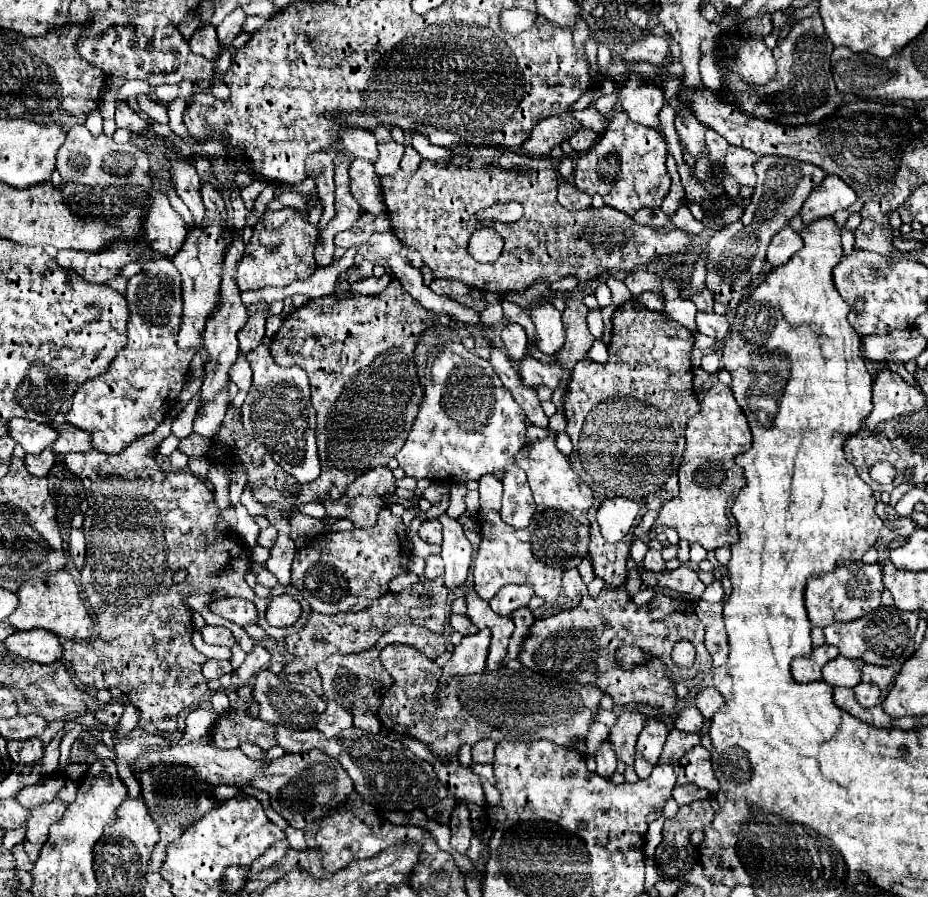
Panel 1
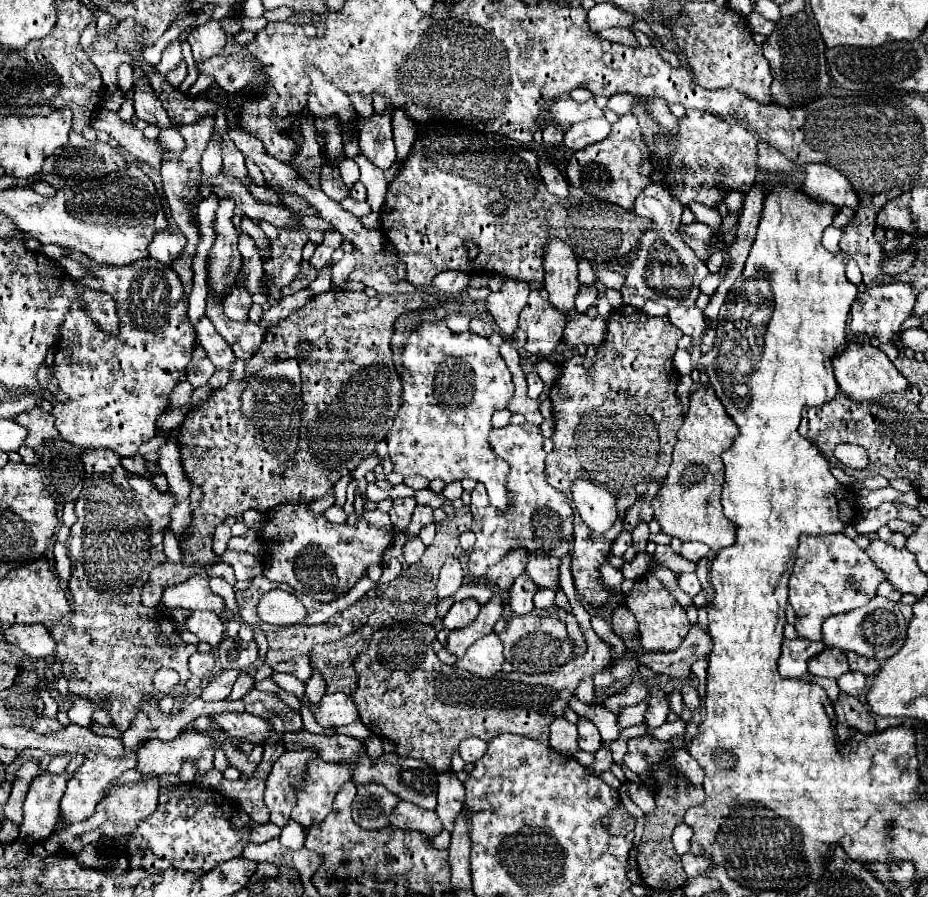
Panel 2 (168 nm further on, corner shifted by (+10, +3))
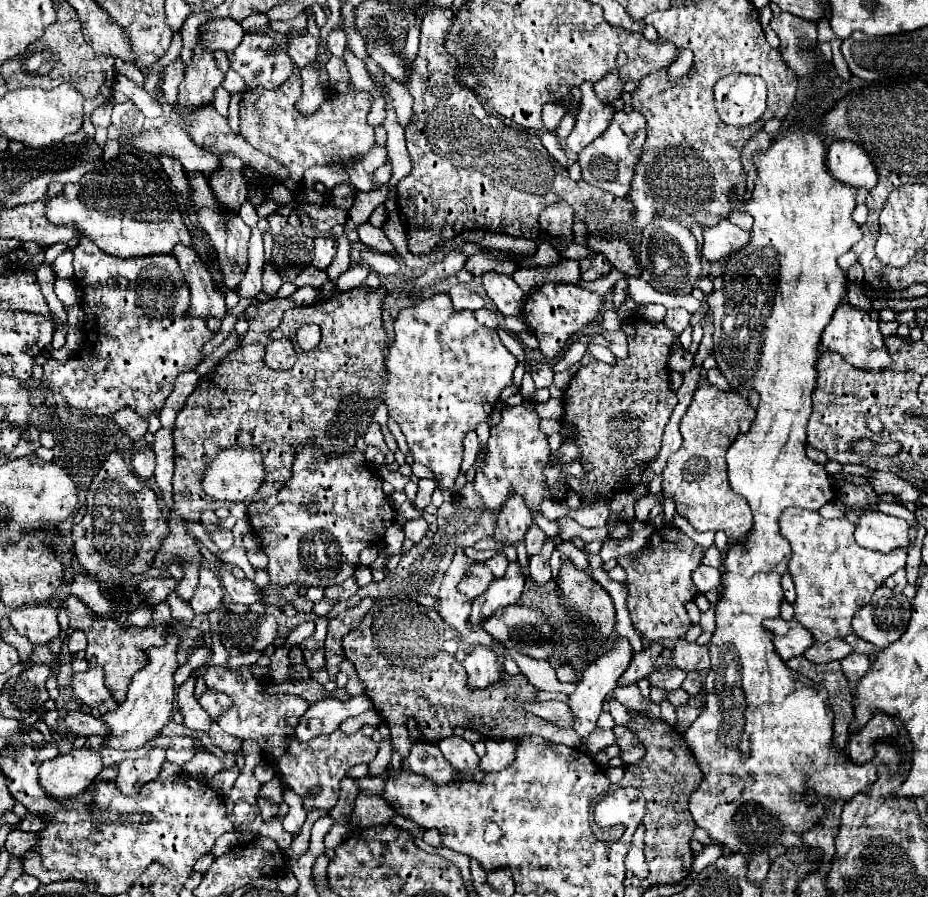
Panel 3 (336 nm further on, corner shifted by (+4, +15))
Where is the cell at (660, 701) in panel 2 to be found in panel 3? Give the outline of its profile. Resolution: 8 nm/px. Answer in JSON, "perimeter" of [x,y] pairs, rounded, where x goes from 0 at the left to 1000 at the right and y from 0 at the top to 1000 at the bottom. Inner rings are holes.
{"perimeter":[[[722,745],[722,747],[716,747],[716,749],[713,747],[705,747],[698,754],[698,758],[700,758],[703,765],[716,767],[718,771],[724,771],[724,769],[733,767],[735,760],[737,760],[737,756],[739,756],[739,749],[733,747],[733,745]]]}

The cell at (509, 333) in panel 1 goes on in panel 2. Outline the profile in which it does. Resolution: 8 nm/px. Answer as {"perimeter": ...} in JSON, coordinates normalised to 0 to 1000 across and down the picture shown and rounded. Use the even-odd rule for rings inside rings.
{"perimeter":[[[543,312],[539,326],[532,326],[524,332],[524,341],[543,372],[556,370],[558,348],[567,339],[569,328],[571,328],[571,319],[567,314]]]}

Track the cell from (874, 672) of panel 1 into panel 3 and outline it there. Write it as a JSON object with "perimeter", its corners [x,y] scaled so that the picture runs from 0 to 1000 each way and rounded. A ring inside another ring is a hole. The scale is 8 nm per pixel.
{"perimeter":[[[916,707],[916,709],[912,709],[909,713],[912,713],[912,716],[918,720],[918,725],[920,725],[920,727],[935,729],[935,731],[942,727],[942,720],[940,720],[938,716],[933,716],[933,713],[927,713],[922,707]]]}

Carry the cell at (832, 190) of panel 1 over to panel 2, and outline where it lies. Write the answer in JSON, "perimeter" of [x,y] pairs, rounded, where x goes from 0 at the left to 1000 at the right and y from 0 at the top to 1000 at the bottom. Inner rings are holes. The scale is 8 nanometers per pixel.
{"perimeter":[[[871,183],[866,198],[866,216],[877,225],[892,225],[901,232],[914,230],[922,234],[925,219],[914,201],[894,185],[888,183]]]}

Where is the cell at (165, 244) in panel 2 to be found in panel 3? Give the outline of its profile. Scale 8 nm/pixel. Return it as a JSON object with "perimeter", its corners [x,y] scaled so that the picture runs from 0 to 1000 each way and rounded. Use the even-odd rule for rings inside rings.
{"perimeter":[[[192,274],[188,276],[188,285],[200,308],[203,321],[205,321],[205,352],[231,352],[239,355],[244,350],[244,337],[241,326],[235,321],[233,312],[224,303],[224,299],[218,294],[211,279]]]}

